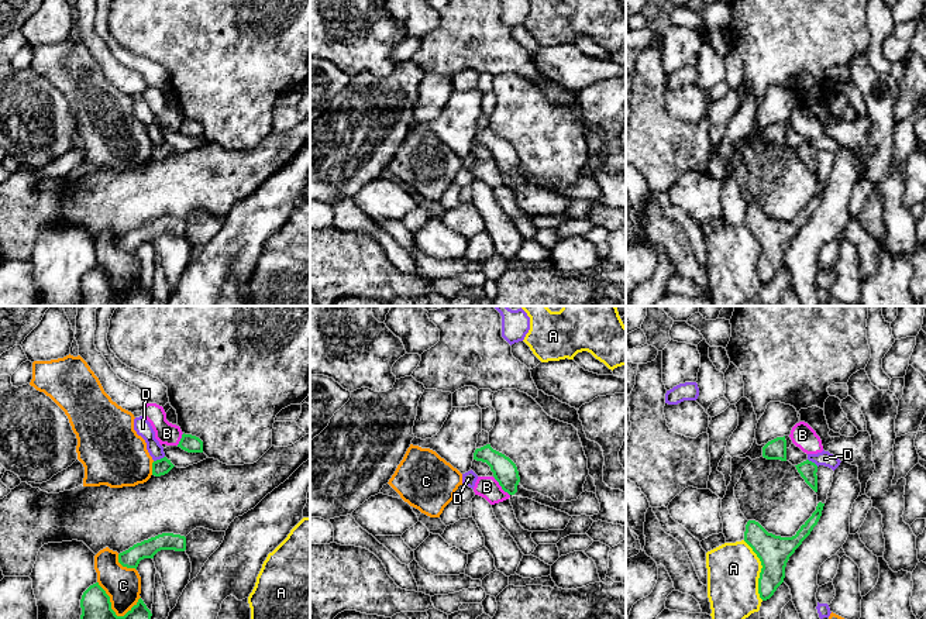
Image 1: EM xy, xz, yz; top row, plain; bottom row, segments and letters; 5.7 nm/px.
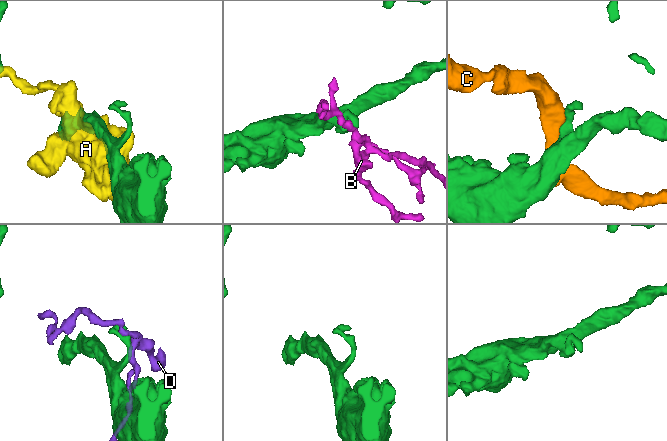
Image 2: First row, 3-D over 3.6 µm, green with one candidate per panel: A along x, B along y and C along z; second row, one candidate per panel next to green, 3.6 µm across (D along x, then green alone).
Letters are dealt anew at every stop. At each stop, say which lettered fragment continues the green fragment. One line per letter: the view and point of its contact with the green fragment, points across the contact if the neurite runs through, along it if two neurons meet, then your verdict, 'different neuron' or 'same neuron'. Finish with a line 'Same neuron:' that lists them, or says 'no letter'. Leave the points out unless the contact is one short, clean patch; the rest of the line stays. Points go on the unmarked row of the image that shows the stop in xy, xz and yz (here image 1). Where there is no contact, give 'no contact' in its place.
A: contact yz (761, 254); different neuron
B: contact xz (501, 169); border xz (494, 162), (509, 179); different neuron
C: contact xy (124, 250); different neuron
D: contact xy (158, 144); border xy (164, 140), (154, 145); different neuron
Same neuron: no letter

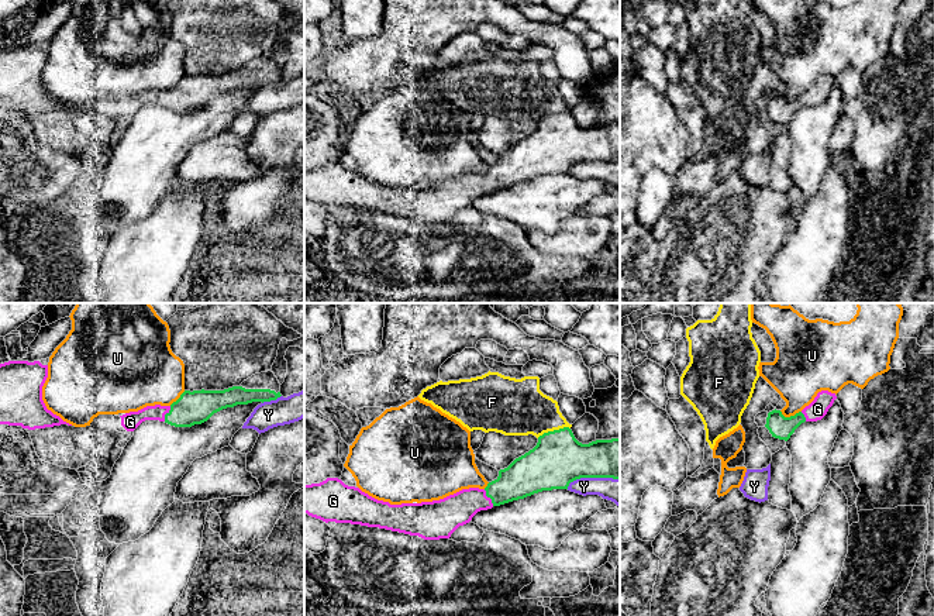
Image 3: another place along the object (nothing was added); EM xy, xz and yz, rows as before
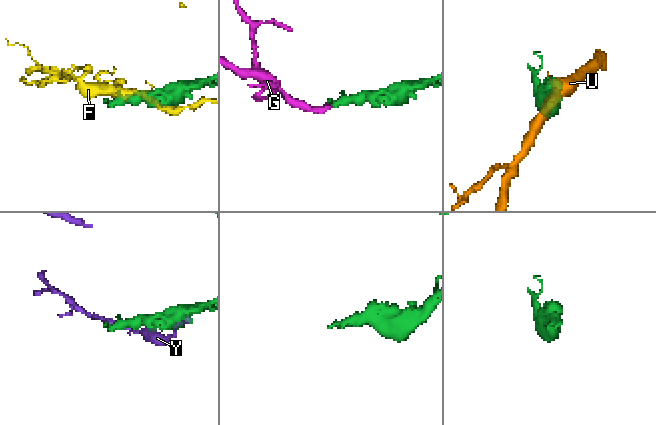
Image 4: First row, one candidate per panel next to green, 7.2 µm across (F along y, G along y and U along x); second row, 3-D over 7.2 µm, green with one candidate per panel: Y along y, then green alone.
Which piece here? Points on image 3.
F: contact xz (554, 114); different neuron
G: contact xz (489, 181); way xz (526, 159), (489, 181), (469, 185), (458, 193); same neuron
U: contact yz (791, 100); different neuron
Y: contact xz (592, 161); different neuron
Same neuron: G

